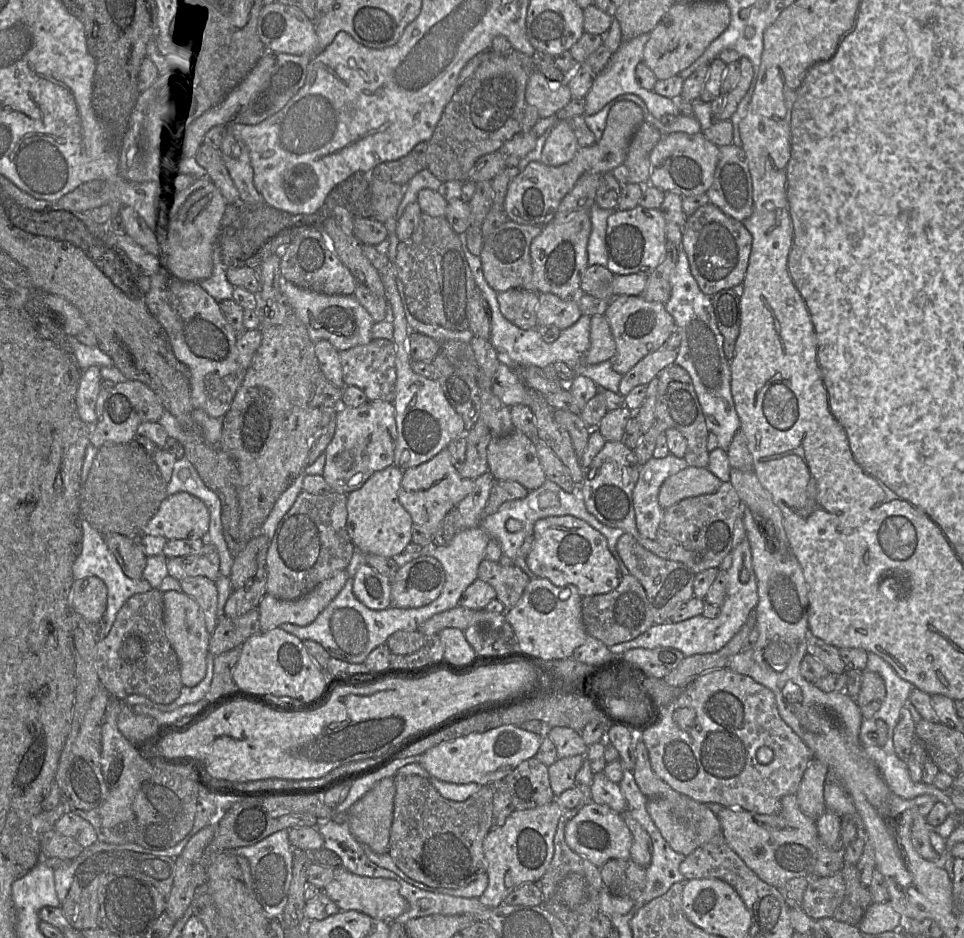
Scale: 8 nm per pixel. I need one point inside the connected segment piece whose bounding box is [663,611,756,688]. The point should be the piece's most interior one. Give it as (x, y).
(690, 668)

